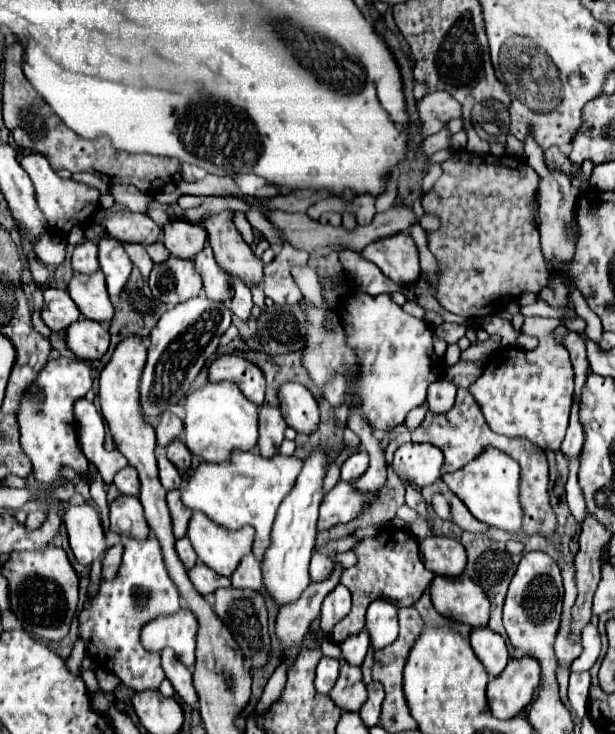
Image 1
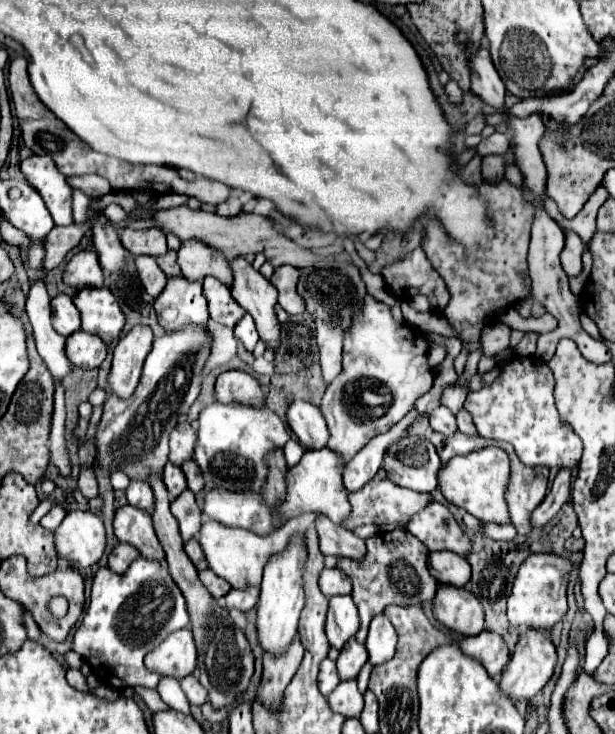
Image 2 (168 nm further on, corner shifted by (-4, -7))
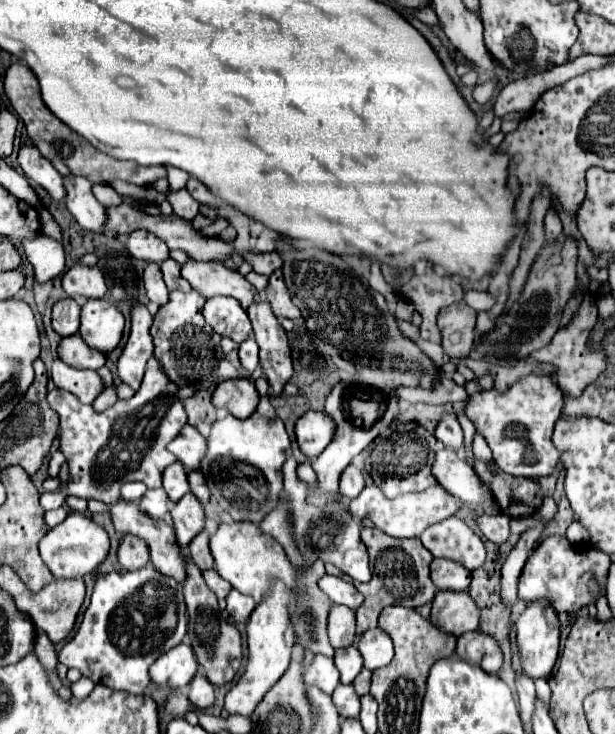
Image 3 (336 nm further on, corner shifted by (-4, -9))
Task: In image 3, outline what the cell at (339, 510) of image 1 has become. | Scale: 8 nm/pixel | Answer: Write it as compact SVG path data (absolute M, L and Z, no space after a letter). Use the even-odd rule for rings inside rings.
M376 485L366 487L356 499L350 501L350 513L356 519L368 517L380 531L384 531L390 537L420 537L424 529L428 529L434 523L444 521L446 517L452 517L460 509L460 499L444 491L440 485L432 485L430 489L422 493L408 493L396 499L386 499L382 497L382 491Z

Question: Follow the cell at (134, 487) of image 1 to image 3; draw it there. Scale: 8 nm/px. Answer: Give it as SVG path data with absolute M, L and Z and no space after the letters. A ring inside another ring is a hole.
M150 489L140 501L140 511L154 519L162 519L168 513L168 495L164 489Z

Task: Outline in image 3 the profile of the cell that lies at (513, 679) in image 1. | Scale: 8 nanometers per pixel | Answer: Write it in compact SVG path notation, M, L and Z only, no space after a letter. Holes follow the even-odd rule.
M548 601L526 603L524 613L516 621L516 631L518 631L522 667L526 669L526 673L534 679L550 677L550 671L558 659L558 643L560 643L560 621L554 607Z

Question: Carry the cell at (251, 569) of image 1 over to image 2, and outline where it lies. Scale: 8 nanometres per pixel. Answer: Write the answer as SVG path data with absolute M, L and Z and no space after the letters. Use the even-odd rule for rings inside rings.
M252 585L252 587L246 587L242 591L230 591L226 595L226 603L228 603L228 609L240 609L240 611L250 611L252 607L256 607L258 603L258 597L260 597L260 587L258 585Z

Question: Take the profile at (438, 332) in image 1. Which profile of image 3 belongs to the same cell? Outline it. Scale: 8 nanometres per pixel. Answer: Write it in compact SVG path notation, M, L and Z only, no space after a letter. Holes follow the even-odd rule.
M348 465L340 477L340 493L344 499L354 499L364 489L364 477L362 471L354 465Z

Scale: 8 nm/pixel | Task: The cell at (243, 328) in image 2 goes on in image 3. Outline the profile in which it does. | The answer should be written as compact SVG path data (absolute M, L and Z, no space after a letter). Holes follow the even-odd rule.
M250 337L250 339L246 339L242 345L240 345L240 363L242 363L242 367L246 369L246 371L254 371L256 367L258 367L258 345L256 345L256 341Z

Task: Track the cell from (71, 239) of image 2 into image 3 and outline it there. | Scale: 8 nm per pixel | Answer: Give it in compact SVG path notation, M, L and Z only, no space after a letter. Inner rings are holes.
M38 235L38 239L22 241L22 247L24 255L34 265L38 283L48 283L64 271L64 247L48 235Z

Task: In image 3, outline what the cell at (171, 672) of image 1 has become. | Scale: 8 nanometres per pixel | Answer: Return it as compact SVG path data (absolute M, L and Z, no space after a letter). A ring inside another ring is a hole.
M196 675L188 685L188 699L200 709L210 709L214 705L214 685L204 677Z

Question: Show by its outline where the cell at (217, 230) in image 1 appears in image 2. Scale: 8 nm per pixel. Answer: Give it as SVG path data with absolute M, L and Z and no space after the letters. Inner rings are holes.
M236 257L230 267L234 277L230 283L232 297L240 303L240 307L244 307L252 315L260 339L268 347L276 349L280 343L280 325L274 313L274 285L266 277L262 277L262 273L256 271L252 263L248 263L244 257Z

